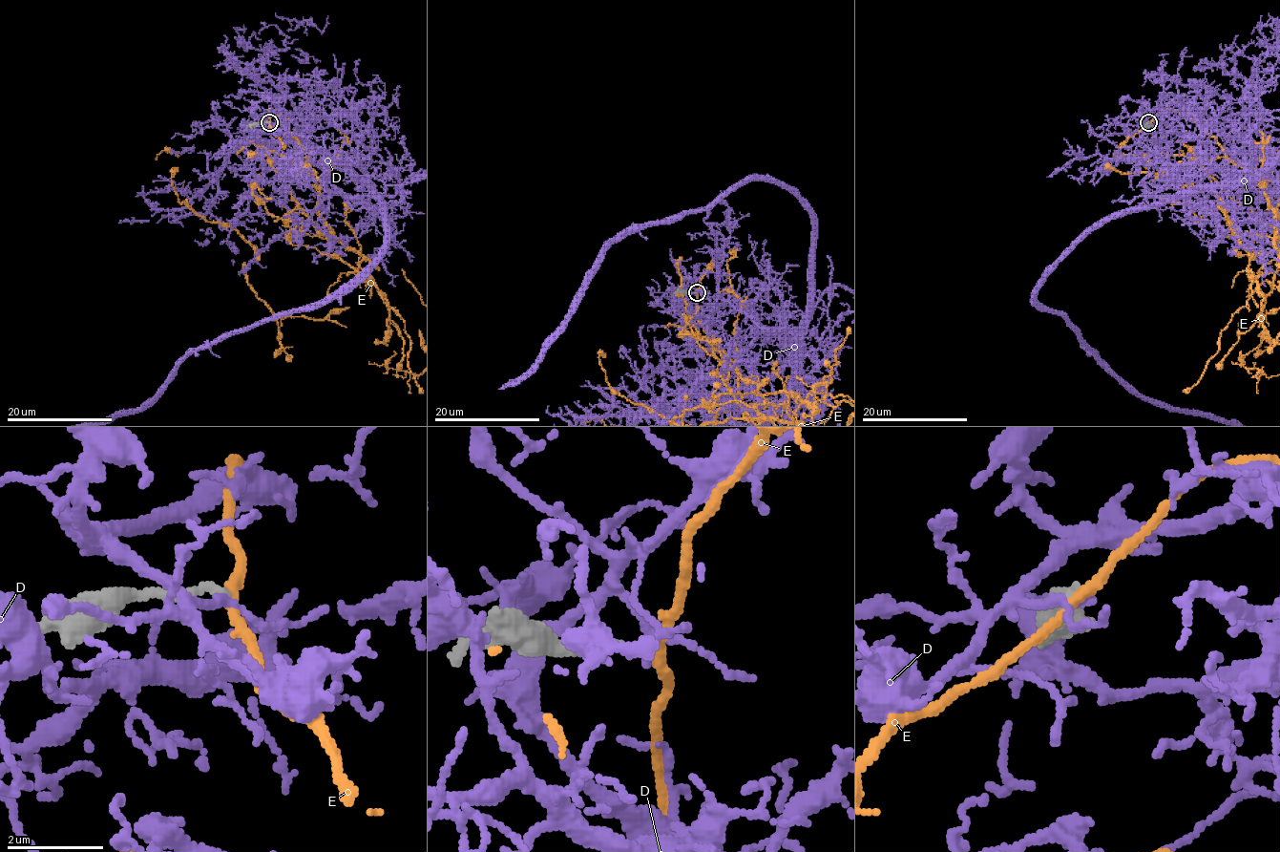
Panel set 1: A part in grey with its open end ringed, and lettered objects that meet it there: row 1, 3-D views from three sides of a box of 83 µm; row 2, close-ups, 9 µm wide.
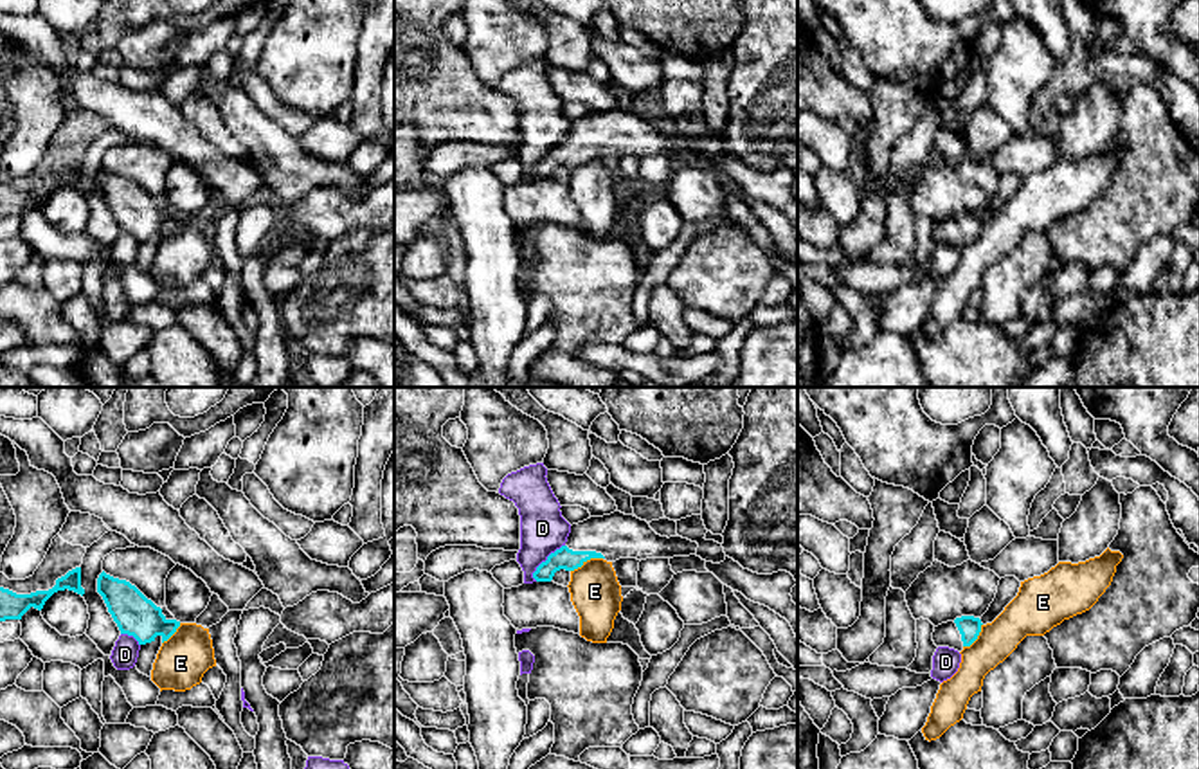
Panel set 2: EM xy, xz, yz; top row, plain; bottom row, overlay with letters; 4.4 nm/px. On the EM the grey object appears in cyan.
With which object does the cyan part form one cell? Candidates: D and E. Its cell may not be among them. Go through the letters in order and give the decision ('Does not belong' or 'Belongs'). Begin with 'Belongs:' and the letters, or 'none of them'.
Belongs: none of them
D: Does not belong
E: Does not belong

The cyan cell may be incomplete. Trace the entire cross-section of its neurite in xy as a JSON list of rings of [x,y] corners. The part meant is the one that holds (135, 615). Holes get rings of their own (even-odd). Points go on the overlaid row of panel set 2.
[[[104,571],[97,578],[97,593],[103,596],[121,634],[133,636],[139,645],[151,643],[157,636],[164,643],[180,627],[180,621],[167,620],[162,609],[148,600],[135,585],[113,578]]]

